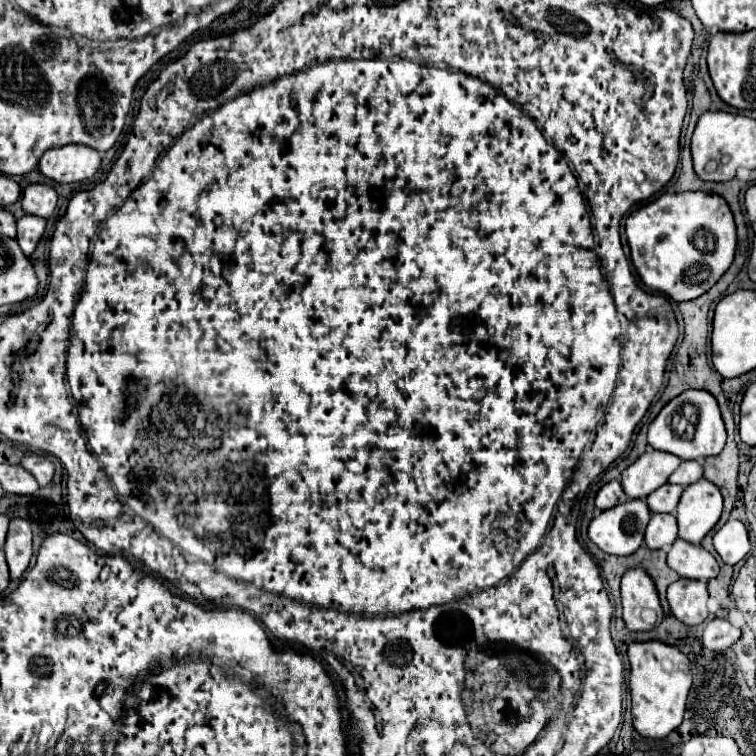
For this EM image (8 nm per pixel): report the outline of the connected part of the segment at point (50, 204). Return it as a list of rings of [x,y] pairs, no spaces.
[[[28,184],[22,192],[22,208],[26,214],[50,218],[56,208],[58,194],[48,184]]]

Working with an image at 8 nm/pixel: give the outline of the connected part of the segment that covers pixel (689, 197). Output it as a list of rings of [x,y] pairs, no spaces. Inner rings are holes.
[[[666,192],[628,216],[626,238],[642,282],[676,302],[684,302],[710,290],[730,268],[736,250],[736,224],[728,202],[718,194]]]

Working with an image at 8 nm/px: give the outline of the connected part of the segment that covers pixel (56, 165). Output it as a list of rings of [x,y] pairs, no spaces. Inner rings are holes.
[[[82,144],[48,150],[38,164],[40,172],[54,182],[82,182],[92,178],[100,168],[100,152]]]

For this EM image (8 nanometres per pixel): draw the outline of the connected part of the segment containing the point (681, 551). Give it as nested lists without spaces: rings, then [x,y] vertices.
[[[678,538],[668,552],[668,566],[676,570],[682,578],[710,580],[718,576],[716,558],[702,546],[692,546],[690,542]]]

